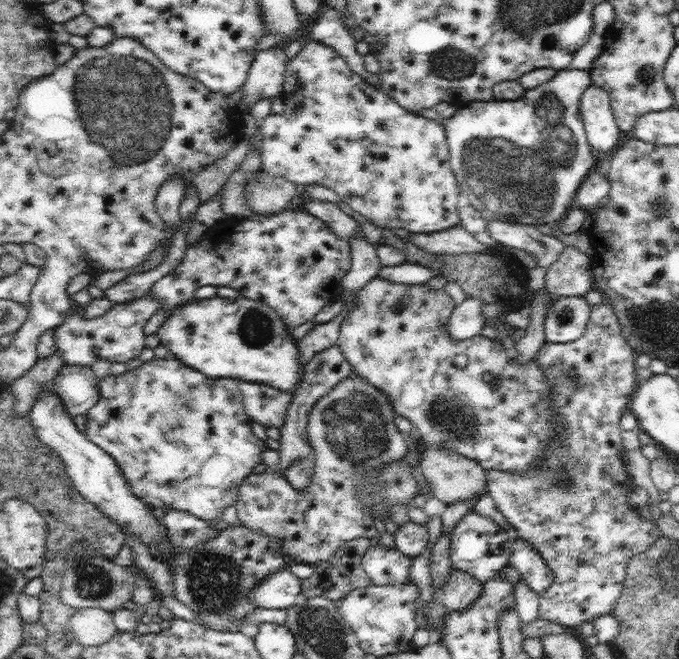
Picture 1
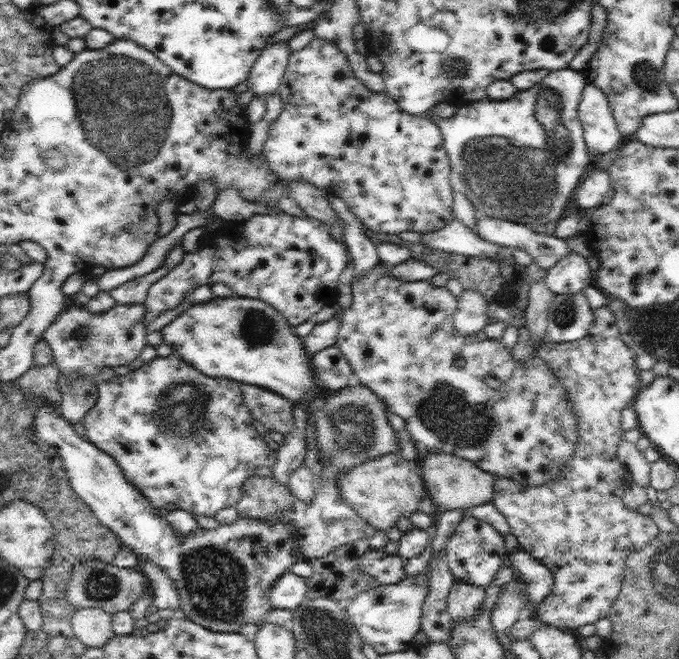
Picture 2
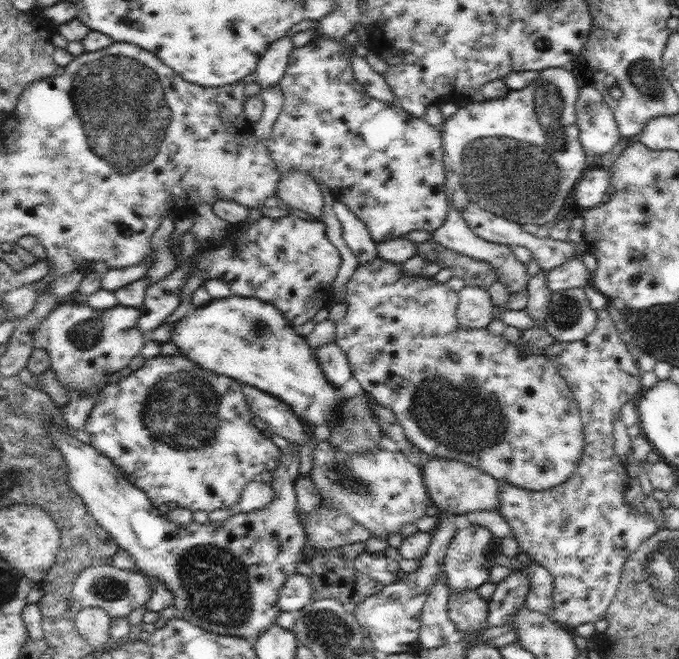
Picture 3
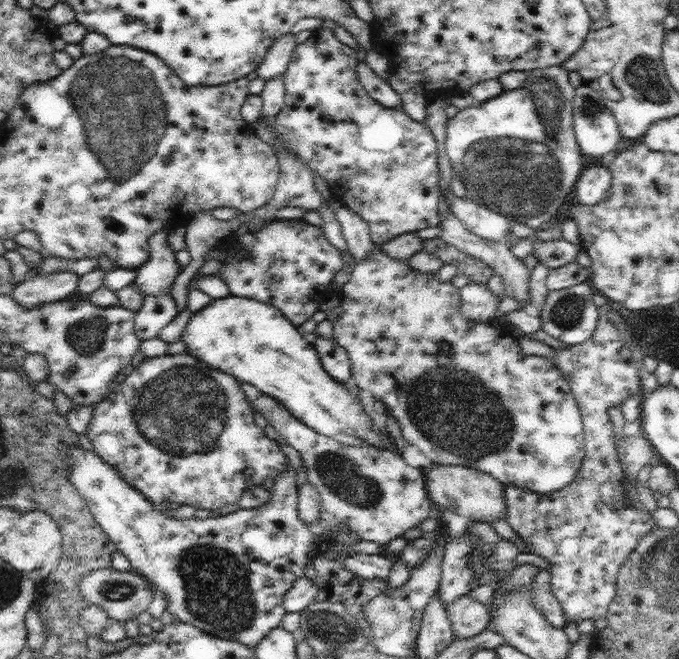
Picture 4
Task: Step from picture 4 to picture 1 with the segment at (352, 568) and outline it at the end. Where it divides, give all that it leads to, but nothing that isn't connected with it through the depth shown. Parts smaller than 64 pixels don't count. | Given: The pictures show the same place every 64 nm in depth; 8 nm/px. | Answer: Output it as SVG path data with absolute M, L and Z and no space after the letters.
M371 544L371 548L361 558L361 566L375 586L405 586L405 582L411 580L411 560L411 556L405 556L395 548Z

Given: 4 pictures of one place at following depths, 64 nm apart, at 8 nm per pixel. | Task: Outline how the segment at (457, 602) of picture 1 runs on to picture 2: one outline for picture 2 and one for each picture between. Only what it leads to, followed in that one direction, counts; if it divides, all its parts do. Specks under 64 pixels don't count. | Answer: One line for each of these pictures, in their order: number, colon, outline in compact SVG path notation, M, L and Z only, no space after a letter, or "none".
2: M455 580L447 596L447 612L449 616L453 616L453 624L475 620L481 614L483 598L485 598L485 588Z

